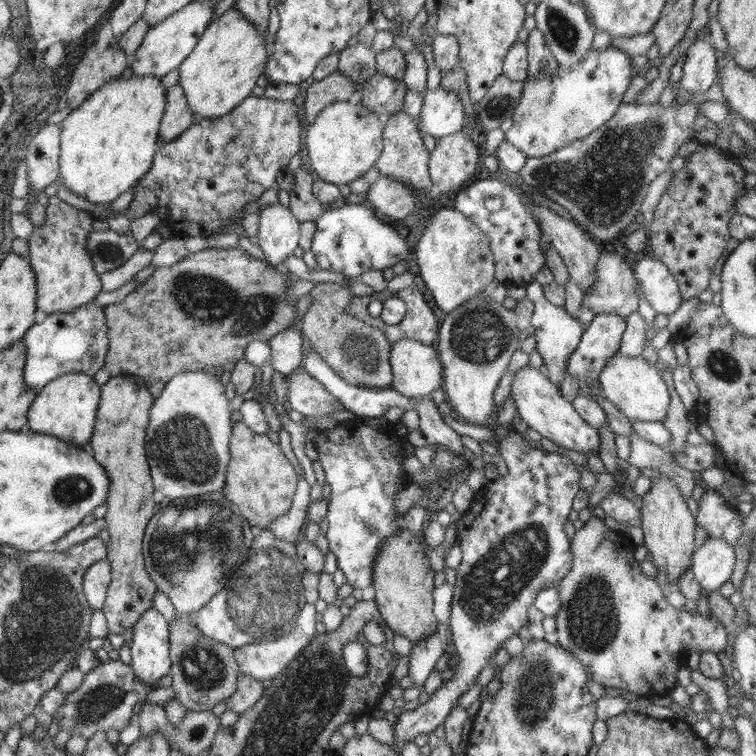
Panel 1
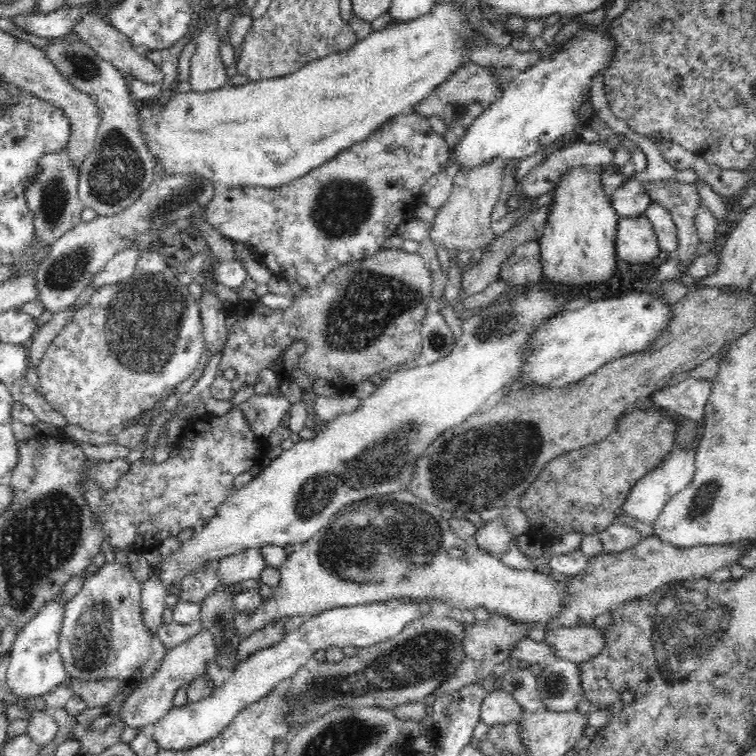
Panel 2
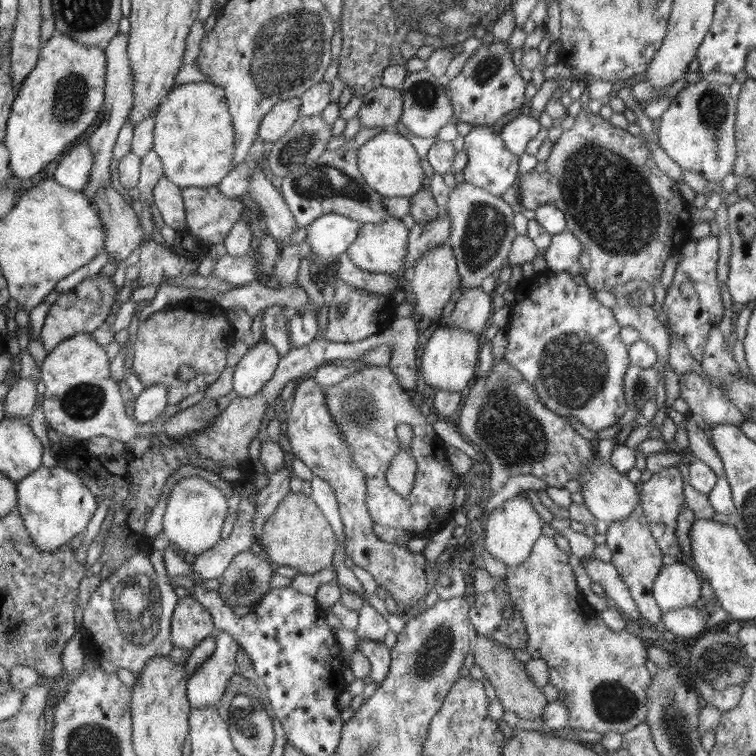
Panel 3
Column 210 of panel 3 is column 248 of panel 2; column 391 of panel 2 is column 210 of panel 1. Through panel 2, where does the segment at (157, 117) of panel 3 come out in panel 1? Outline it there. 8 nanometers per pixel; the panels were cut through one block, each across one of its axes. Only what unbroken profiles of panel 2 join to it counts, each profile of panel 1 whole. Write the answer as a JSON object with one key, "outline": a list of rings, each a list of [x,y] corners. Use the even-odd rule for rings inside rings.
{"outline":[[[231,7],[220,17],[211,20],[206,31],[177,68],[179,84],[184,90],[188,108],[198,119],[216,118],[228,114],[240,102],[252,95],[252,90],[265,72],[266,41],[252,24]]]}

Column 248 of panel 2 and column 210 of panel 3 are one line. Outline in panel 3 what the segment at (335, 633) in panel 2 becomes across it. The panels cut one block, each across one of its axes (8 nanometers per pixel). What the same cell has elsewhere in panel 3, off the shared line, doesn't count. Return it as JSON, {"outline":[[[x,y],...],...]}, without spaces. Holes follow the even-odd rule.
{"outline":[[[218,629],[213,656],[188,677],[187,699],[192,709],[215,707],[230,677],[238,671],[236,655],[240,646],[228,631]]]}

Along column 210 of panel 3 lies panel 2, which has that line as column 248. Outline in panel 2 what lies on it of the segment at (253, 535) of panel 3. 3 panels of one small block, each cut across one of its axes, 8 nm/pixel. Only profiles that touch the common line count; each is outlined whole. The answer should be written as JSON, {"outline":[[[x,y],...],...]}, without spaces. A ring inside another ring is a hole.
{"outline":[[[247,548],[221,558],[216,576],[219,583],[233,585],[250,578],[260,579],[260,574],[266,567],[261,549]]]}

